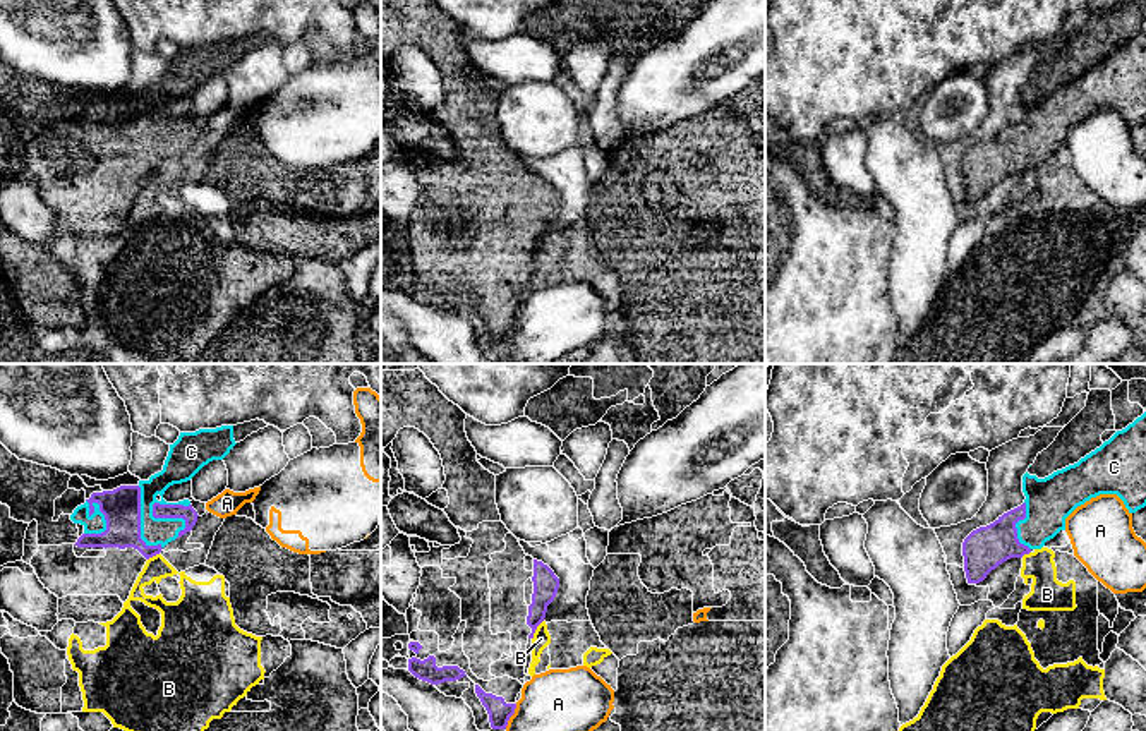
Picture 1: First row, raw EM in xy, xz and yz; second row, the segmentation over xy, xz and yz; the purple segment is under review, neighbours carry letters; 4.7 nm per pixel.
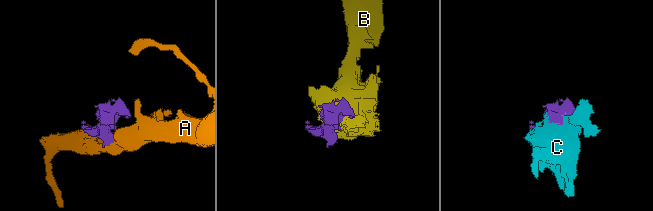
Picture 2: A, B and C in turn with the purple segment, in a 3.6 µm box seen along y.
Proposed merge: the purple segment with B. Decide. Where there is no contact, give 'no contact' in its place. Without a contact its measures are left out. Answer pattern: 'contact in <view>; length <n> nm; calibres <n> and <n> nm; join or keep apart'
contact in xz; length 110 nm; calibres 120 and 80 nm; keep apart

